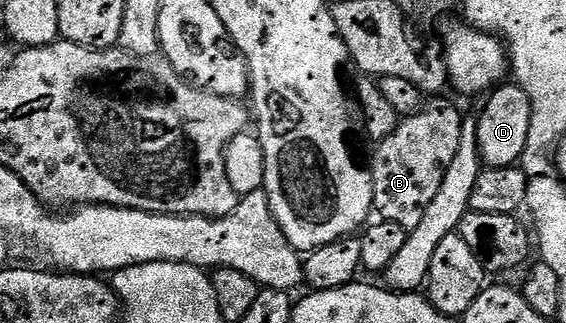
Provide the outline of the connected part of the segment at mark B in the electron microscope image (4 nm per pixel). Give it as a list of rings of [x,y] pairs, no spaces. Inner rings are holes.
[[[433,99],[426,104],[418,113],[412,113],[410,117],[401,117],[398,120],[395,131],[387,139],[376,142],[373,153],[373,165],[369,169],[371,175],[371,191],[373,192],[373,213],[380,220],[399,223],[399,227],[405,230],[419,227],[419,223],[425,221],[427,207],[431,207],[439,186],[455,160],[455,151],[459,151],[459,135],[463,135],[463,114],[453,109],[449,101],[445,99]]]

